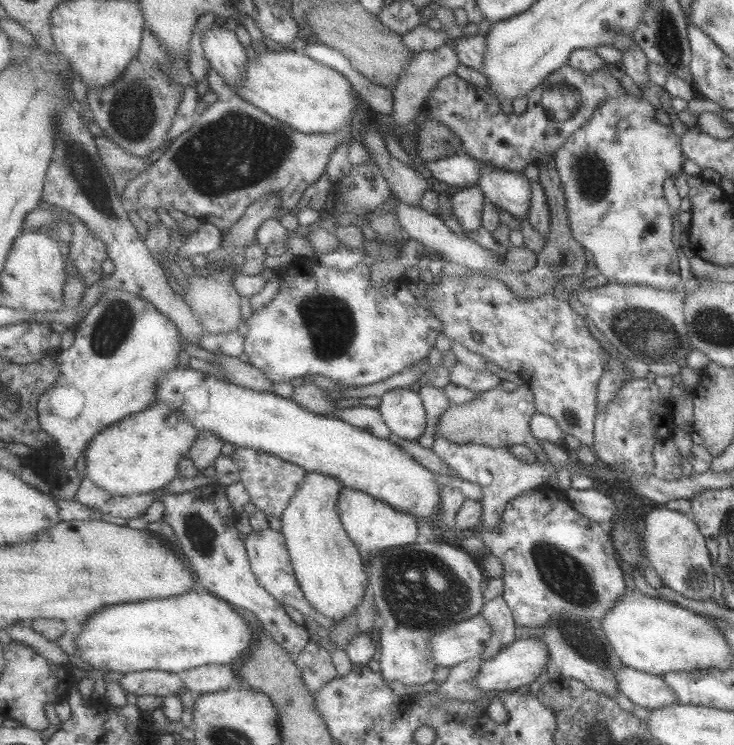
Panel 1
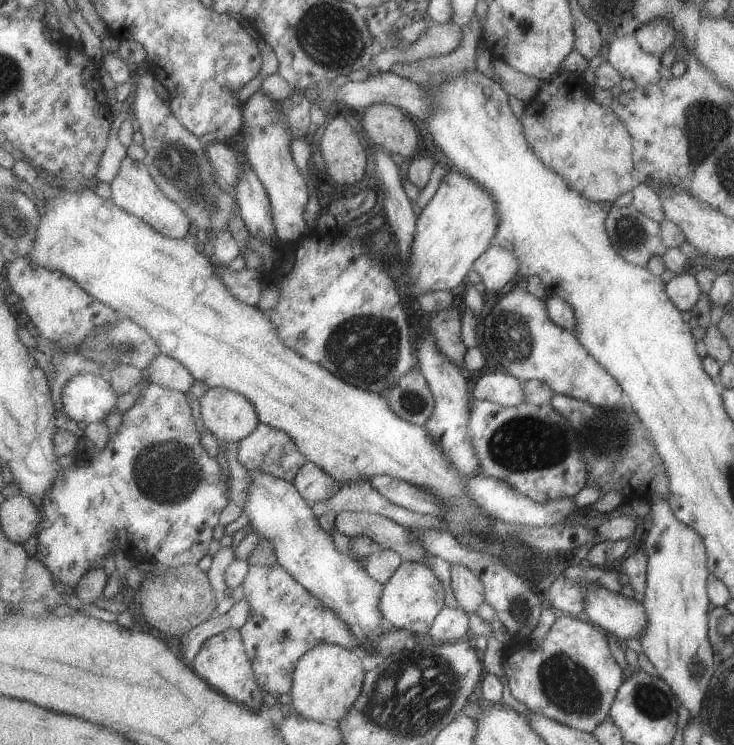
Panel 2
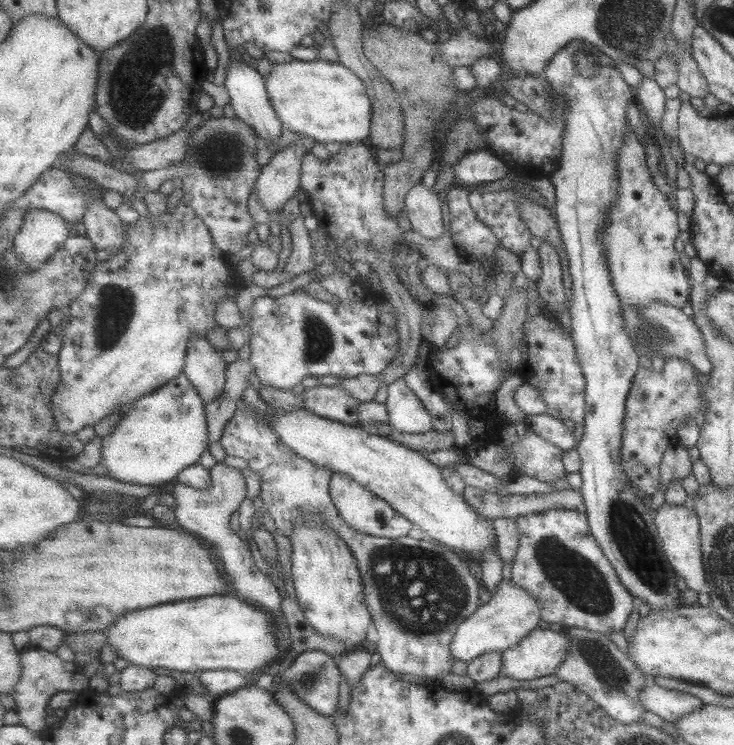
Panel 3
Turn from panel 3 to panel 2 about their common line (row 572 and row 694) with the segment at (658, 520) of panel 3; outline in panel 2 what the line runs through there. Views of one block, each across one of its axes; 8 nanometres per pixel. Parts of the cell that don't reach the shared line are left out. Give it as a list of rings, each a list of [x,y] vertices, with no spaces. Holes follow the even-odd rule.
[[[654,492],[649,498],[649,507],[652,525],[642,543],[646,553],[646,587],[642,603],[647,624],[638,641],[644,656],[654,666],[660,678],[669,685],[680,703],[687,708],[689,719],[692,719],[691,716],[701,708],[699,704],[714,671],[714,650],[708,639],[709,599],[706,593],[706,578],[709,572],[706,567],[706,550],[701,537],[690,526],[675,518],[664,498],[658,497]]]

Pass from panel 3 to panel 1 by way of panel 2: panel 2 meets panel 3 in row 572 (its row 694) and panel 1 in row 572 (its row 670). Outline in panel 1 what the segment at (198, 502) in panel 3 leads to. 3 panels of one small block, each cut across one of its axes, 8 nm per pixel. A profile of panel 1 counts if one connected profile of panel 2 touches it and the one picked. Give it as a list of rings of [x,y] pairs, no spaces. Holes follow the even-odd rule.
[[[219,482],[203,485],[181,494],[165,494],[162,518],[174,528],[176,538],[180,542],[182,552],[187,556],[187,562],[197,574],[197,582],[207,586],[211,592],[219,594],[219,598],[230,602],[241,608],[246,608],[253,612],[258,620],[263,624],[263,628],[275,639],[285,650],[298,654],[310,643],[309,632],[301,624],[297,624],[287,612],[285,605],[275,598],[258,580],[252,567],[252,561],[246,547],[246,541],[241,540],[239,530],[235,529],[237,514],[229,502],[227,496],[227,485]]]

